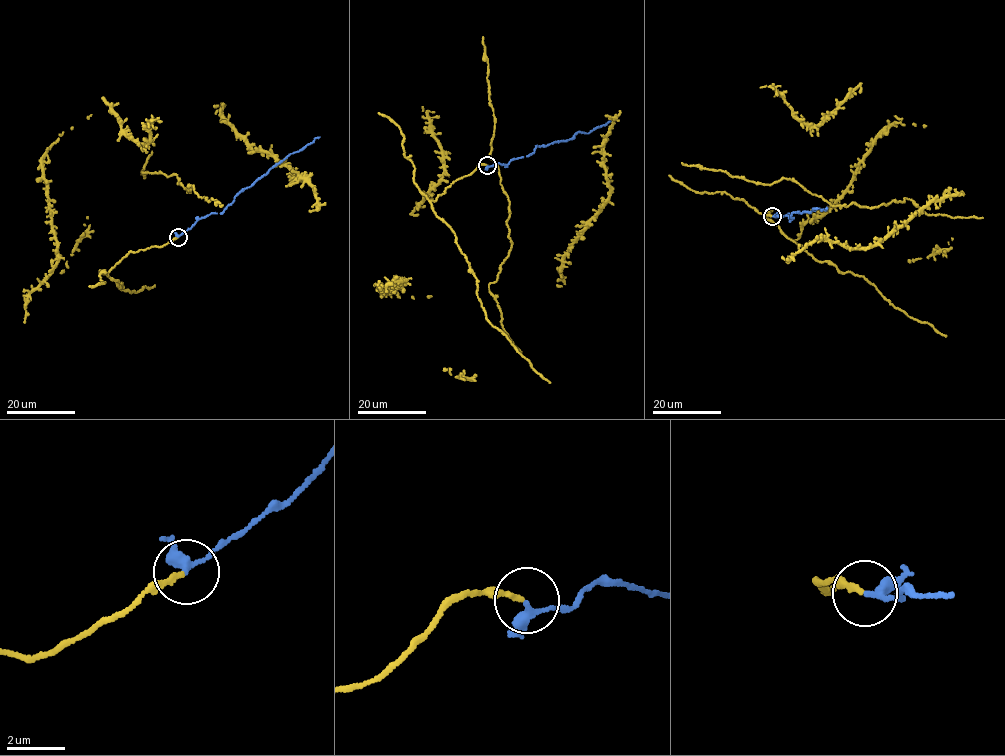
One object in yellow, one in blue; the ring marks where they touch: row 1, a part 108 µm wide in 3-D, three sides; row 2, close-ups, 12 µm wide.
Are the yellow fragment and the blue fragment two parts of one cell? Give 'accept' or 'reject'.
accept

